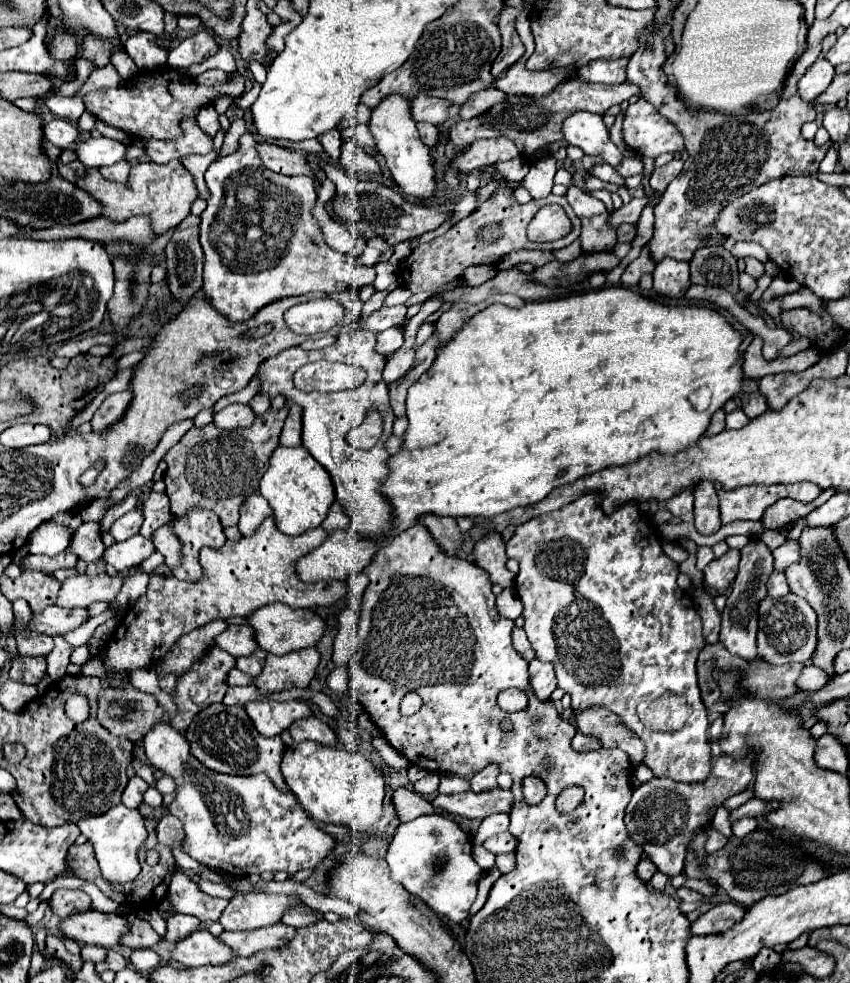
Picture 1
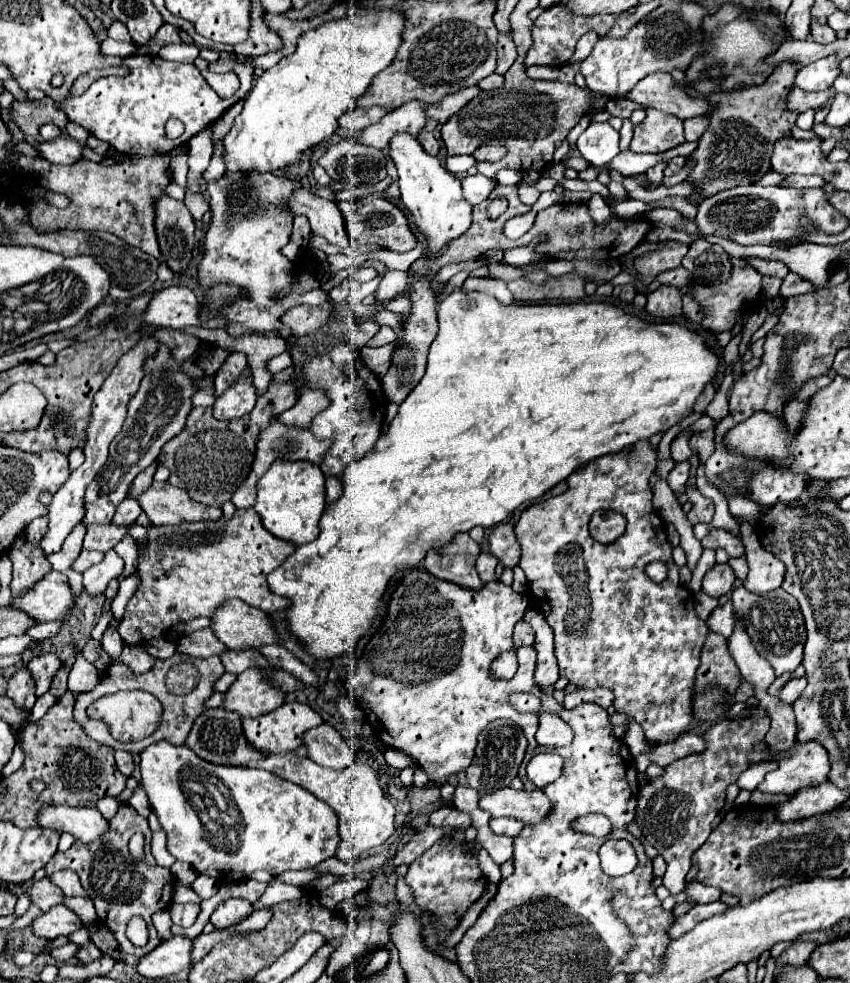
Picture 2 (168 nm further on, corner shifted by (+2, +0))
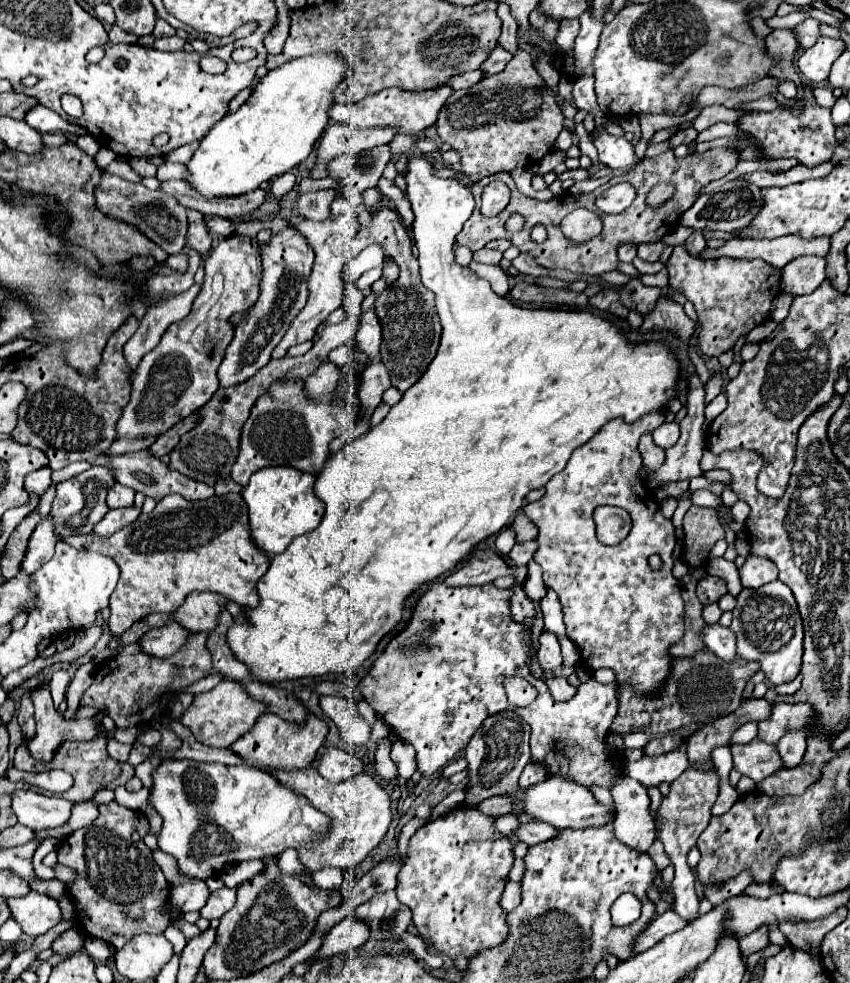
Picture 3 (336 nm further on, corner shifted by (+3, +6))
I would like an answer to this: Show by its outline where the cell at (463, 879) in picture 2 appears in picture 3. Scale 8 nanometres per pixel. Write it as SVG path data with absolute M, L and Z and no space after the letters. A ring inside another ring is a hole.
M460 805L420 827L408 841L406 861L398 873L396 895L400 903L410 907L412 923L416 925L420 937L450 959L456 959L458 955L472 959L478 953L504 943L508 935L506 911L500 907L500 899L506 883L510 881L508 875L514 865L514 845L506 835L496 831L494 821L496 817L484 815L476 807Z

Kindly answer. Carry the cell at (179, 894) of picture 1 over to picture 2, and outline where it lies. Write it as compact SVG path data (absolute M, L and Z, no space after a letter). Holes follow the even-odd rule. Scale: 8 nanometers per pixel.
M163 831L153 833L151 851L153 851L157 863L161 863L163 867L171 867L171 865L177 861L177 859L173 859L173 855L169 855L169 851L167 851L167 847L165 847L165 833L163 833Z

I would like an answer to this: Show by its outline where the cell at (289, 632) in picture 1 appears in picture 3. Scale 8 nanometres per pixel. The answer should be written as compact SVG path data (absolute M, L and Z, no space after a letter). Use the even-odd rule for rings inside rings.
M190 593L184 605L172 613L172 619L186 631L212 631L218 621L218 613L224 609L226 597L216 593Z

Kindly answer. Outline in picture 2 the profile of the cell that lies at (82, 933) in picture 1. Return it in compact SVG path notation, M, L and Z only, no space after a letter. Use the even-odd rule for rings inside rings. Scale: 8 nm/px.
M65 905L53 907L51 911L43 913L43 915L33 923L35 935L45 937L45 939L57 939L57 937L61 937L61 935L69 937L71 933L79 931L81 927L83 927L81 919L79 919L71 909L67 909Z

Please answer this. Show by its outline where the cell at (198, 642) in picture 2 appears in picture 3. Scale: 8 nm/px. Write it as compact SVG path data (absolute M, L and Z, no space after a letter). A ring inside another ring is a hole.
M168 623L164 627L150 629L148 633L144 633L138 639L138 645L140 645L142 653L148 653L152 657L170 657L186 643L188 635L190 633L186 629L182 629L180 625Z

